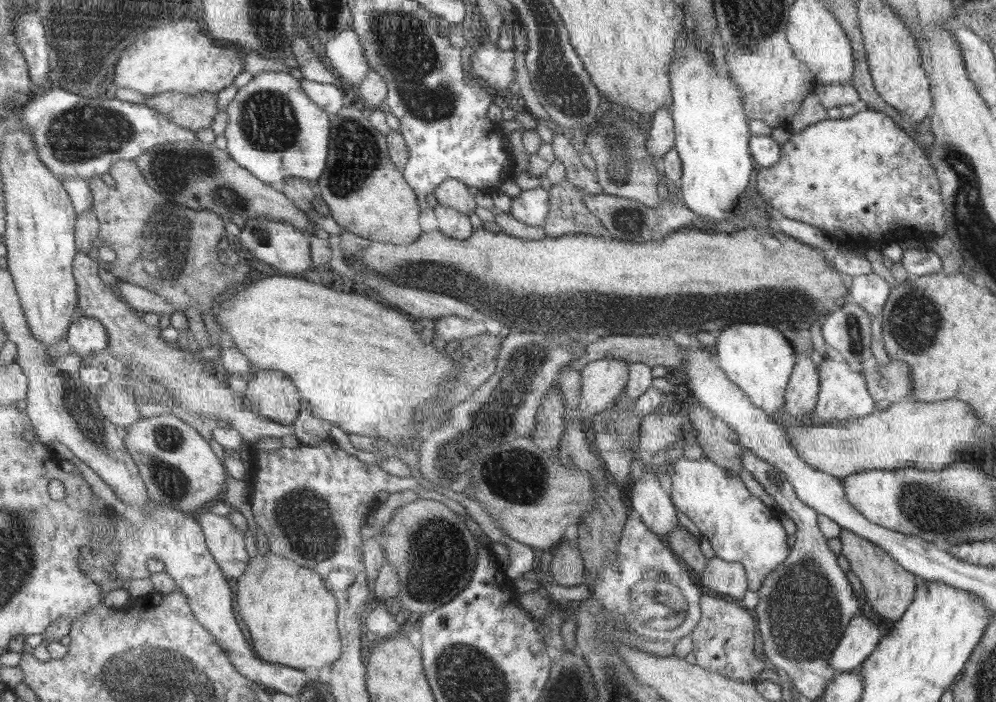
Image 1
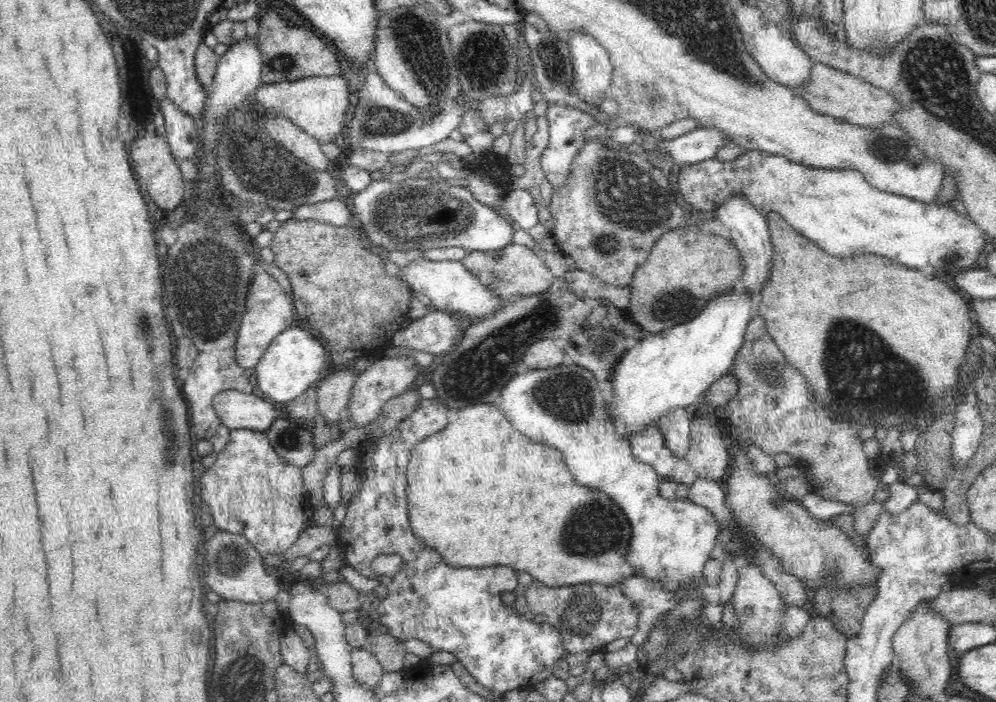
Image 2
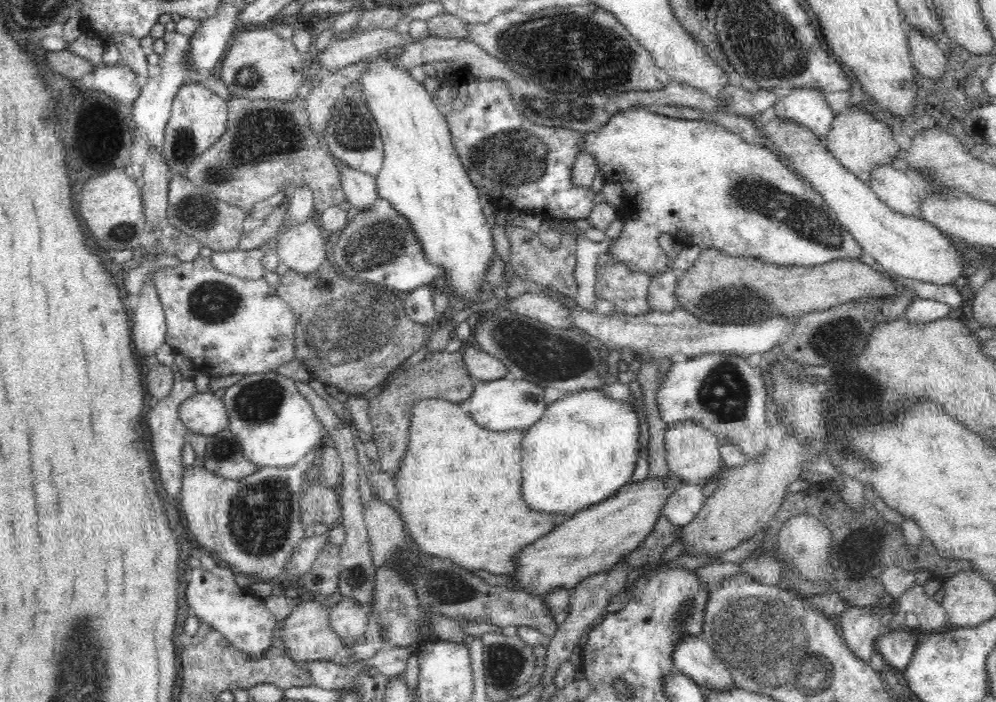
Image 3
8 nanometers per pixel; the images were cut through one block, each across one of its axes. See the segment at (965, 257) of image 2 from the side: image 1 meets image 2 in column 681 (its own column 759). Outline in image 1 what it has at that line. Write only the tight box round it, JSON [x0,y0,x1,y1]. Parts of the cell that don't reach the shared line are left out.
[755,108,945,244]

